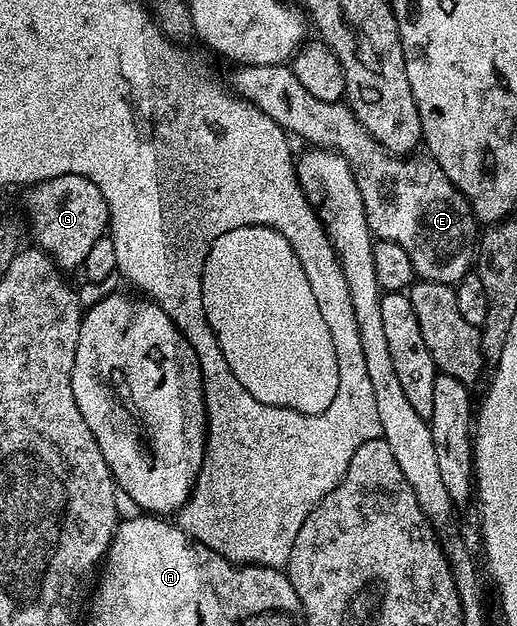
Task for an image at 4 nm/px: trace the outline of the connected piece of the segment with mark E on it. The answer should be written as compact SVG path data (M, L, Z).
M290 64L239 65L236 70L229 85L244 101L265 111L288 134L304 137L308 146L333 149L347 160L360 189L372 236L400 243L409 252L420 280L455 285L470 272L477 243L475 213L438 163L426 156L392 155L369 135L350 105L309 95Z

